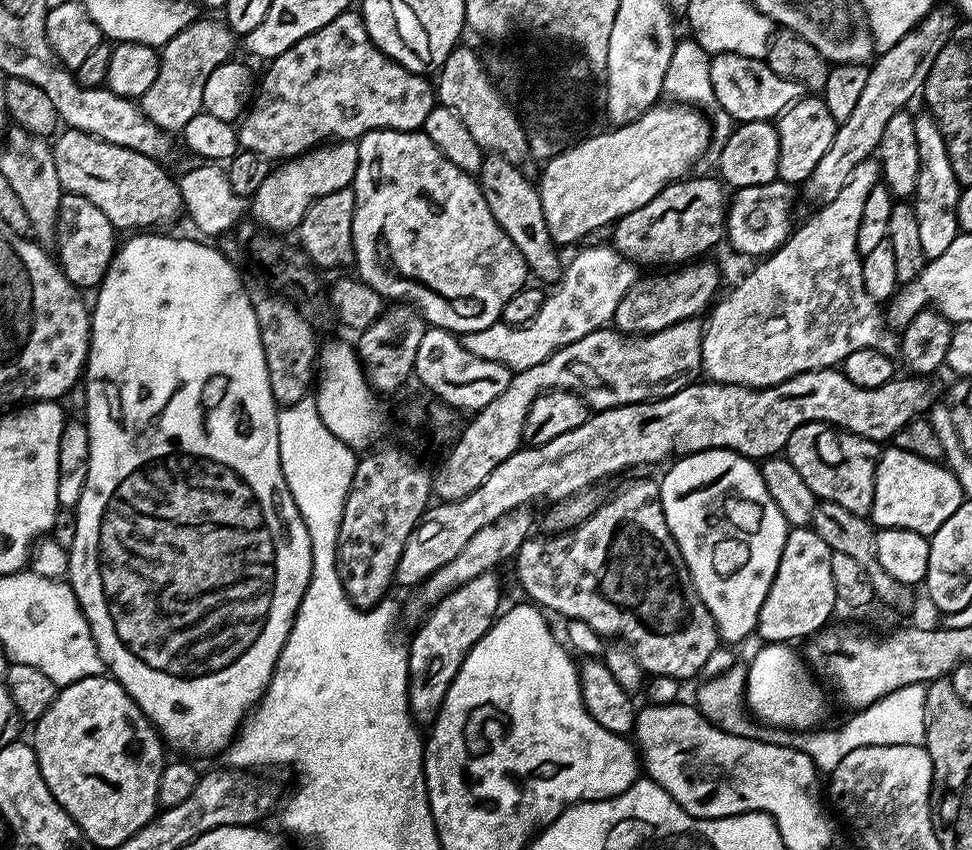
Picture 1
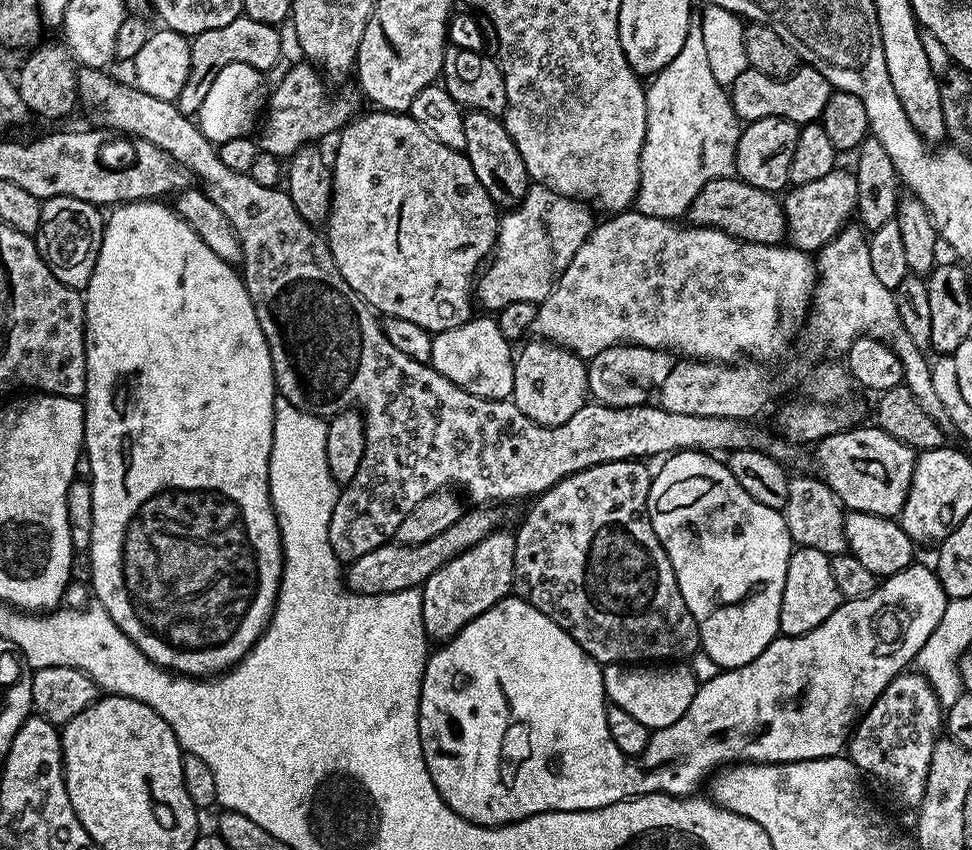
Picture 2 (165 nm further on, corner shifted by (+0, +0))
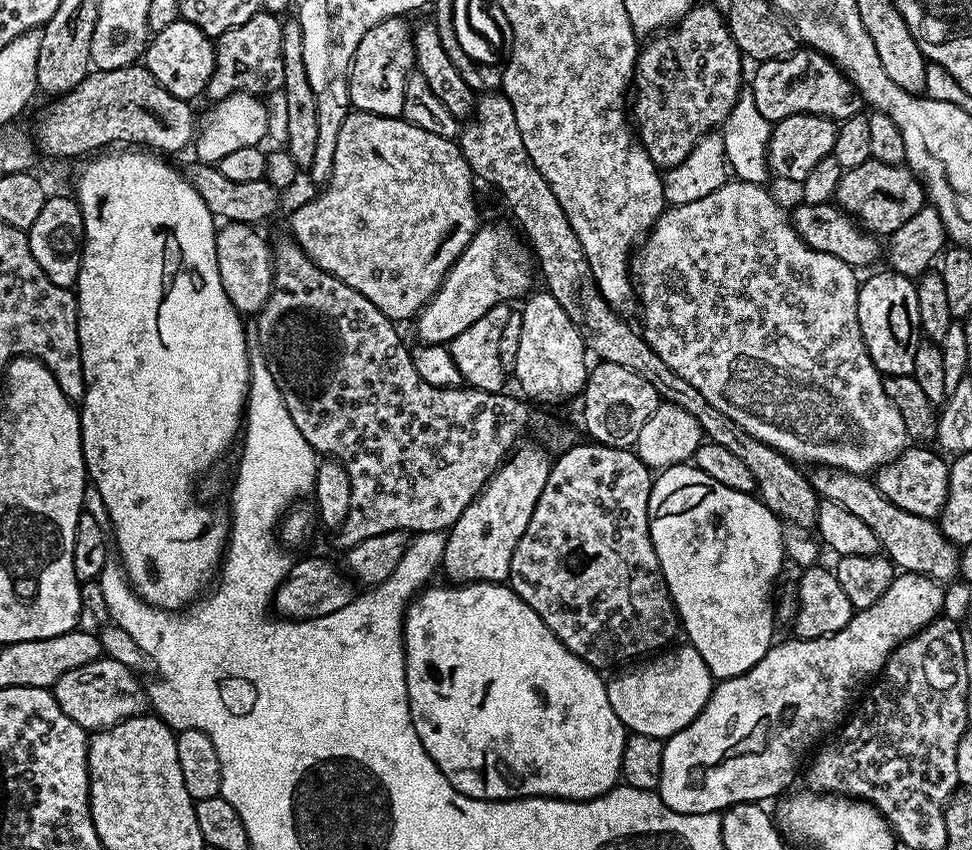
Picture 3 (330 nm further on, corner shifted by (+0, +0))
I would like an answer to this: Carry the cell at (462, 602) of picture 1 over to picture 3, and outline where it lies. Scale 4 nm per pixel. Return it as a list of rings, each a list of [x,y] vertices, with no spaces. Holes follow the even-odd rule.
[[[532,444],[517,447],[490,477],[474,502],[462,510],[462,518],[447,529],[442,572],[452,579],[449,581],[499,584],[508,580],[512,555],[522,534],[526,534],[526,526],[530,526],[530,514],[534,514],[534,506],[538,506],[542,486],[546,486],[552,468],[549,453],[541,448]]]

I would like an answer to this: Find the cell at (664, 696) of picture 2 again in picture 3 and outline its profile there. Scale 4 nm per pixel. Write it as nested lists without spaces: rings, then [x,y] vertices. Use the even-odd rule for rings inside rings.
[[[683,647],[676,653],[668,650],[653,655],[649,664],[640,664],[607,681],[610,706],[614,706],[614,714],[618,714],[629,733],[646,734],[665,741],[678,730],[690,726],[706,706],[714,687],[712,671],[696,648]]]

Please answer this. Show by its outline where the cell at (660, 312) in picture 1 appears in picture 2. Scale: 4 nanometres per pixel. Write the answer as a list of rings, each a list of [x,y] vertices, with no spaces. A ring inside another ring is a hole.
[[[615,344],[593,360],[588,365],[588,390],[591,399],[597,404],[605,404],[611,408],[629,408],[639,404],[649,403],[648,396],[655,393],[666,382],[674,363],[671,351],[663,348],[647,348],[637,344]]]

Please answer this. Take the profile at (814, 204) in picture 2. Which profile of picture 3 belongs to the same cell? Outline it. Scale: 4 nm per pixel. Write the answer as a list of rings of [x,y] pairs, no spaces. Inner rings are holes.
[[[870,159],[862,162],[862,166],[845,168],[834,200],[849,216],[855,216],[873,236],[887,238],[912,215],[918,214],[918,210],[926,207],[926,189],[912,169],[904,164],[887,164]]]

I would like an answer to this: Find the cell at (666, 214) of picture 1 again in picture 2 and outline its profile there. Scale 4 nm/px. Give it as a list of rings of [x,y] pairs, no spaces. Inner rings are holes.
[[[732,176],[706,182],[698,191],[698,196],[690,202],[686,220],[693,228],[717,228],[739,240],[759,244],[779,244],[788,235],[788,223],[781,197],[774,192],[758,190],[758,186],[750,186],[744,180]]]

